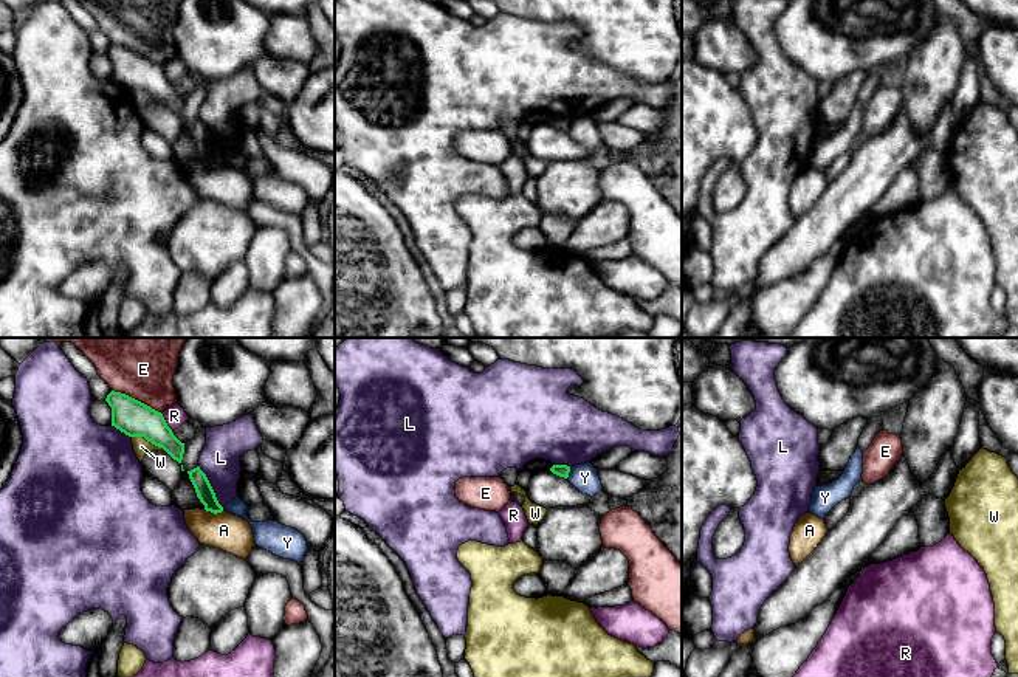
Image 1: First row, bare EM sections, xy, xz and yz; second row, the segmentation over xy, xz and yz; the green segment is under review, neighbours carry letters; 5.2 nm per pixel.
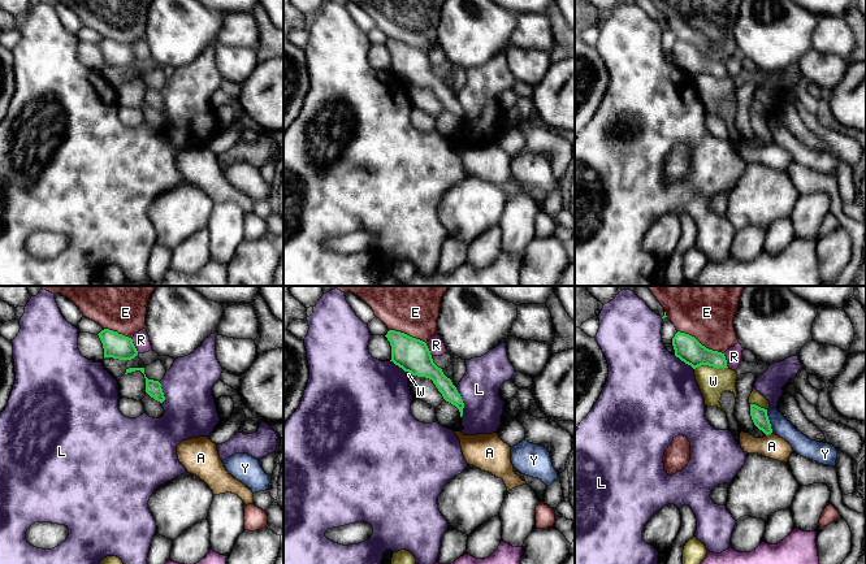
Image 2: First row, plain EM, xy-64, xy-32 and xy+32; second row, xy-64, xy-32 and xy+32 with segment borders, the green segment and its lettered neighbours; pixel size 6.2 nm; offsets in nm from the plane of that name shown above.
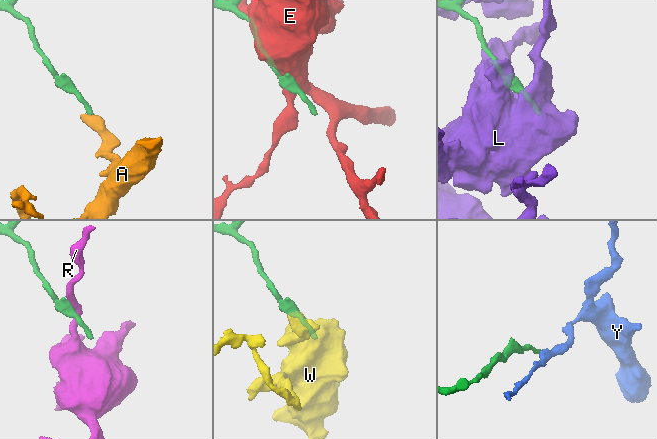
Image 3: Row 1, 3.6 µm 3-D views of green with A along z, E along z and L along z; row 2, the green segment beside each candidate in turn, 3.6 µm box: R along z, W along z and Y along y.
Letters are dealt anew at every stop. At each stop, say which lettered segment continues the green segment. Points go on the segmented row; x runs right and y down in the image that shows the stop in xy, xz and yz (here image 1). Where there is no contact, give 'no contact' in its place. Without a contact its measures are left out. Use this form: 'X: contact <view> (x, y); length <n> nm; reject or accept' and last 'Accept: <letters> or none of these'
A: contact xy (214, 513); length 100 nm; reject
E: contact xy (137, 400); length 300 nm; reject
L: contact xy (211, 487); length 260 nm; reject
R: contact xy (165, 422); length 110 nm; reject
W: contact xy (149, 440); length 200 nm; reject
Y: contact xz (569, 471); length 60 nm; reject
Accept: none of these

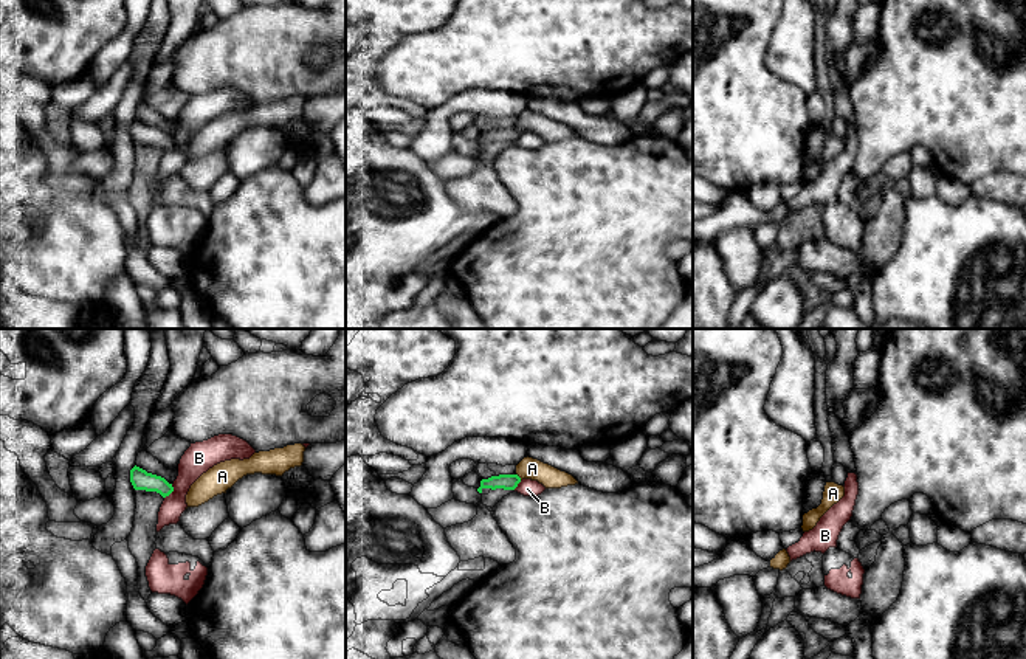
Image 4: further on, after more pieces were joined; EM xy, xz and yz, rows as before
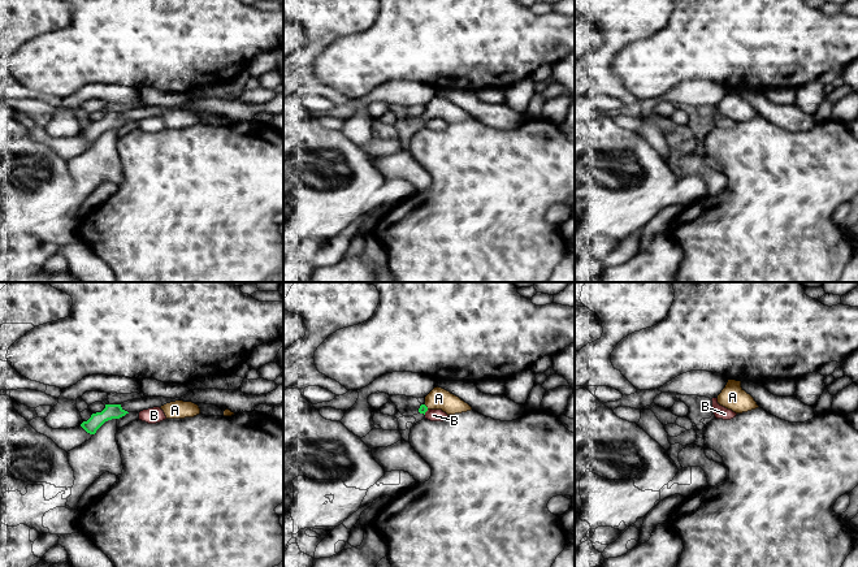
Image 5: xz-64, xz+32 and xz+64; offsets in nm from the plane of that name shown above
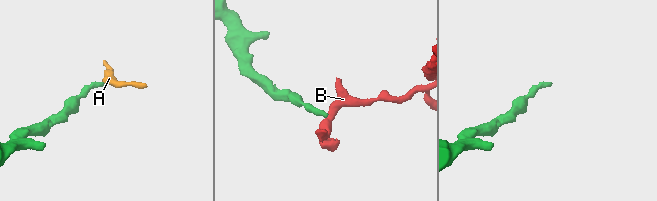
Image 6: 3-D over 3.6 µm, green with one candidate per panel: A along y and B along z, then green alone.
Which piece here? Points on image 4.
A: contact xz (518, 476); length 50 nm; accept
B: contact xy (171, 492); length 90 nm; reject
Accept: A

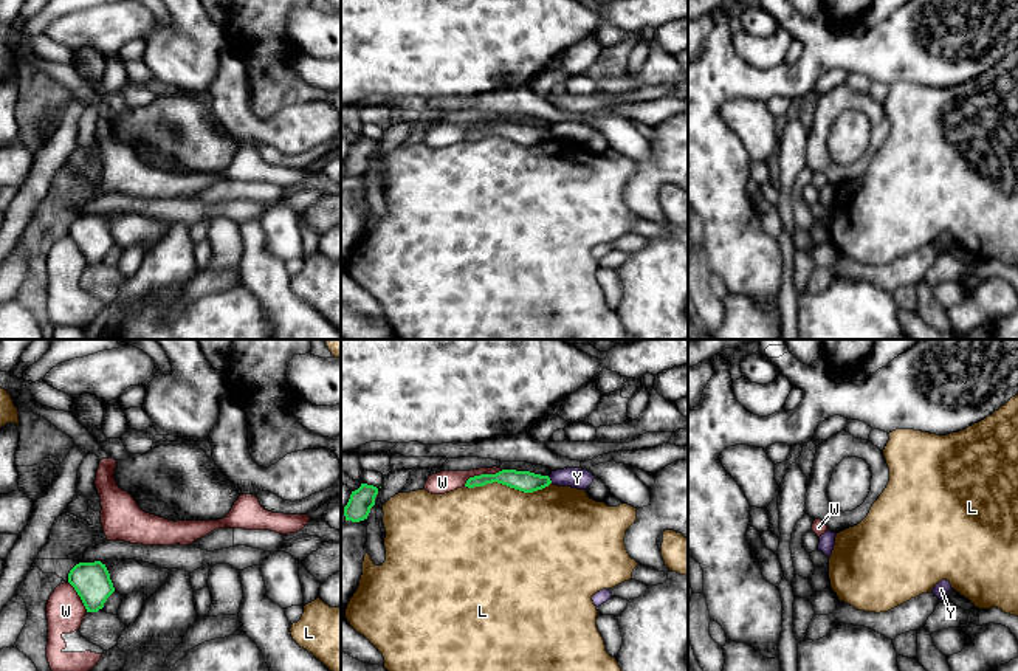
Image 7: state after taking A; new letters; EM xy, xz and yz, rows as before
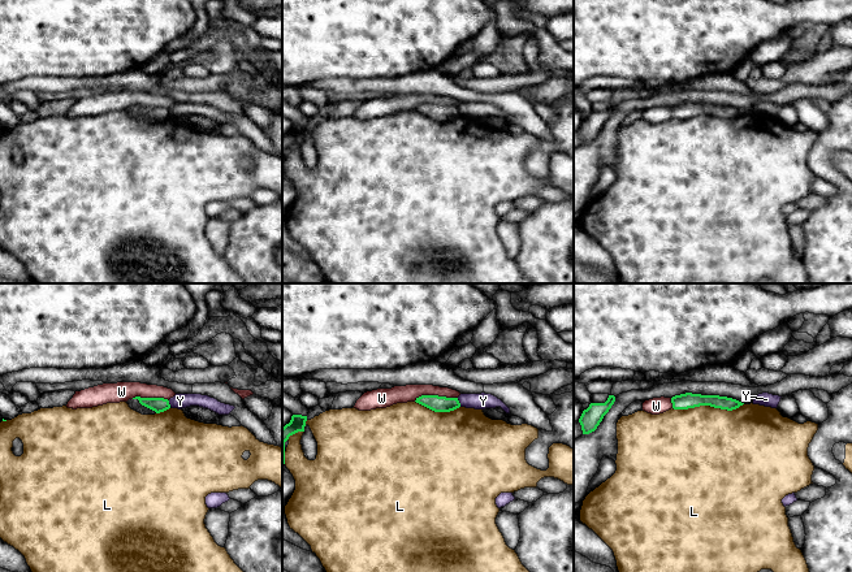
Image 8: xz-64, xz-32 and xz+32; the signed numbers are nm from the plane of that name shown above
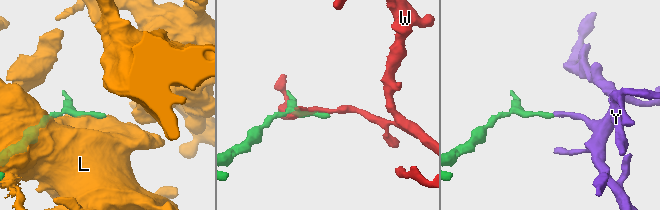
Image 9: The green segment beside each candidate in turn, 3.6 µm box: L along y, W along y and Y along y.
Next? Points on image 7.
L: contact xz (507, 485); length 440 nm; reject
W: contact xz (482, 474); length 220 nm; reject
Y: contact xz (549, 479); length 50 nm; reject
Accept: none of these

